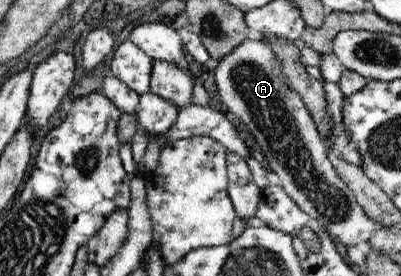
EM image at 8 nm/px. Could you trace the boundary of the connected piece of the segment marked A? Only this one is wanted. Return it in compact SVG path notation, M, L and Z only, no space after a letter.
M247 38L217 61L213 69L221 101L227 111L239 116L242 126L252 134L273 170L274 182L343 246L351 248L359 242L368 242L377 229L375 220L363 211L354 193L336 172L311 113L287 82L283 65L272 47L262 40Z

